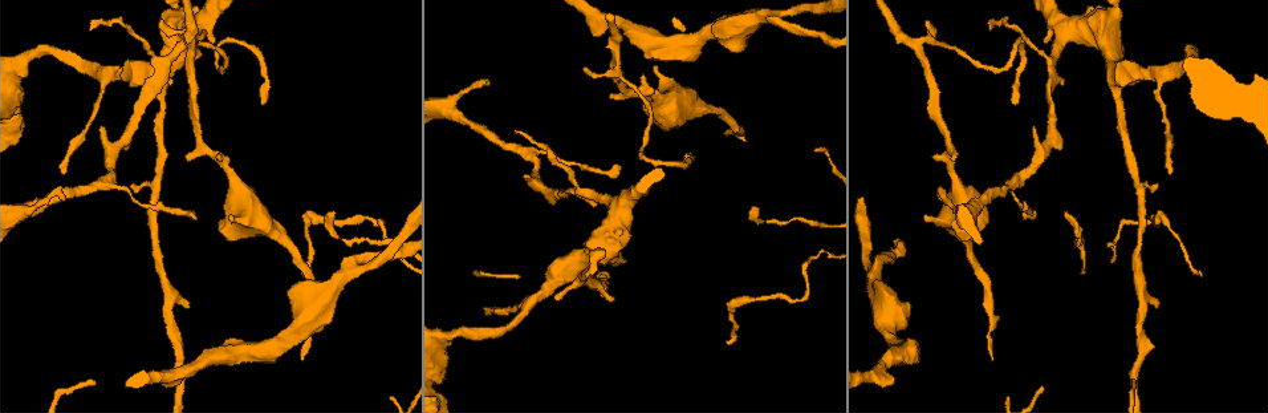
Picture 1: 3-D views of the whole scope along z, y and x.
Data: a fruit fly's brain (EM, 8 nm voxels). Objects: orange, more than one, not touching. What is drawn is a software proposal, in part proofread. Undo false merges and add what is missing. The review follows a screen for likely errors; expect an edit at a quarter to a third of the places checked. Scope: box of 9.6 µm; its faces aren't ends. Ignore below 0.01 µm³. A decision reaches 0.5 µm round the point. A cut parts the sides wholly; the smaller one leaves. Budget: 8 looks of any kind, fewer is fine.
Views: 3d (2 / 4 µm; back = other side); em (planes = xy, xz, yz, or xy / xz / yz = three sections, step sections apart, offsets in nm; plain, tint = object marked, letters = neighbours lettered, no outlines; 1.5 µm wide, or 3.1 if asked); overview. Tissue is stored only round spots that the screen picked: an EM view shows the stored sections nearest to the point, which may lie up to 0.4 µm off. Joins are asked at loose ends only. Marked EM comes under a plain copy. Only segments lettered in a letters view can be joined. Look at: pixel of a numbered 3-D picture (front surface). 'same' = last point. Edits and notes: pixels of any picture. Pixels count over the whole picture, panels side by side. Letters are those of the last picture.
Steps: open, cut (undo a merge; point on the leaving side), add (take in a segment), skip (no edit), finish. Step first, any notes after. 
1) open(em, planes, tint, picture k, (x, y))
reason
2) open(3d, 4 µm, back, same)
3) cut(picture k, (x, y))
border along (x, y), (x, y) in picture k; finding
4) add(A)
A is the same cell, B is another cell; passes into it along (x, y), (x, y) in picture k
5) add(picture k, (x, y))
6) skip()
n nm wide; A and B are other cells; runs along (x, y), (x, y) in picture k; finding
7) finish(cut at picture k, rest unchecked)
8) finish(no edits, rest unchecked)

open(em, planes, letters, picture 1, (610, 99))
branch stops here

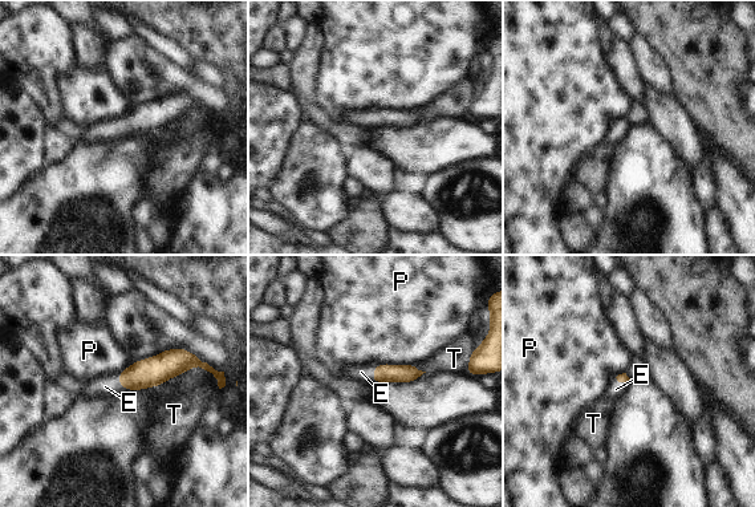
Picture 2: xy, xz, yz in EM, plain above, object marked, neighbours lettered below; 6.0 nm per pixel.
add(picture 2, (361, 372))
E is the same cell, P and T are other cells; passes into it along (385, 372), (373, 374), (361, 372) in picture 2; it goes on there

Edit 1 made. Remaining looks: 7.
open(em, yz, step 8, letters, picture 1, (942, 196))
free end

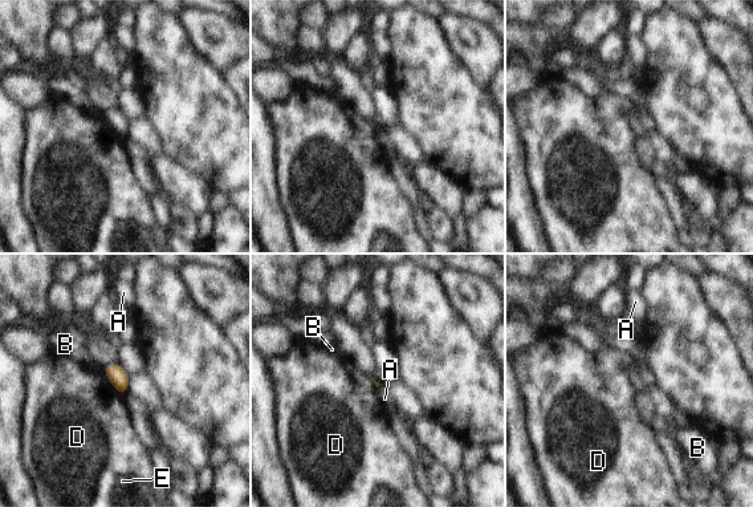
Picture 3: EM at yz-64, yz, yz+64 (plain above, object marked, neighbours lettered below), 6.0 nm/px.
open(em, planes, letters, same)

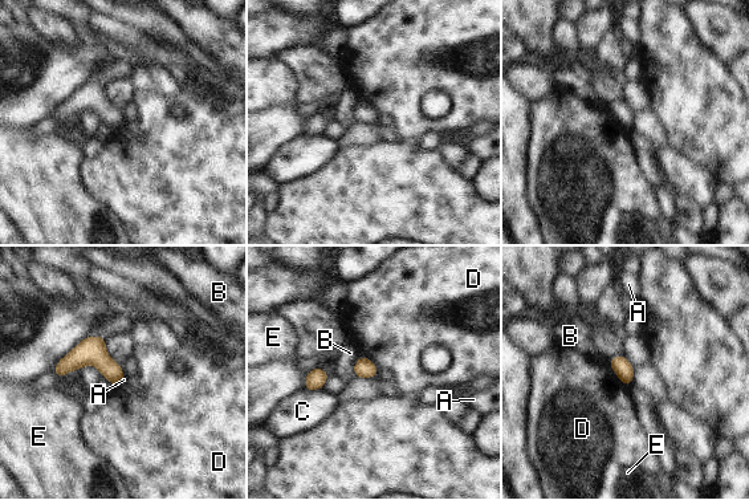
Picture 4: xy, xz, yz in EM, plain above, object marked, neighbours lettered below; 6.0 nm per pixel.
skip()
110 nm wide; A, B, C, D and E are other cells; border along (81, 369), (93, 365), (104, 377) in picture 4; no lettered segment goes on from it

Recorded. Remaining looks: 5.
open(3d, 2 µm, picture 1, (222, 40))
sharp bend

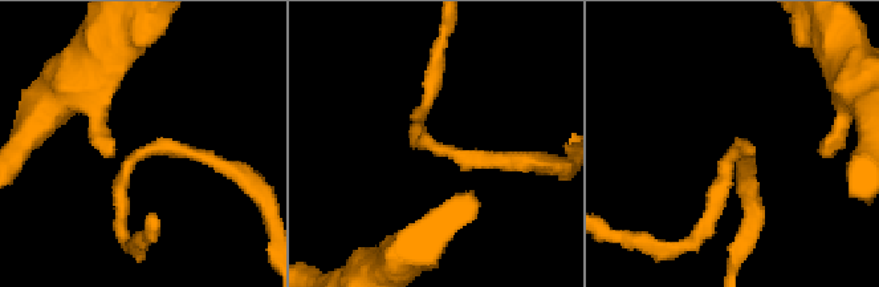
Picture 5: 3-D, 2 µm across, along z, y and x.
open(em, planes, letters, picture 5, (733, 152))

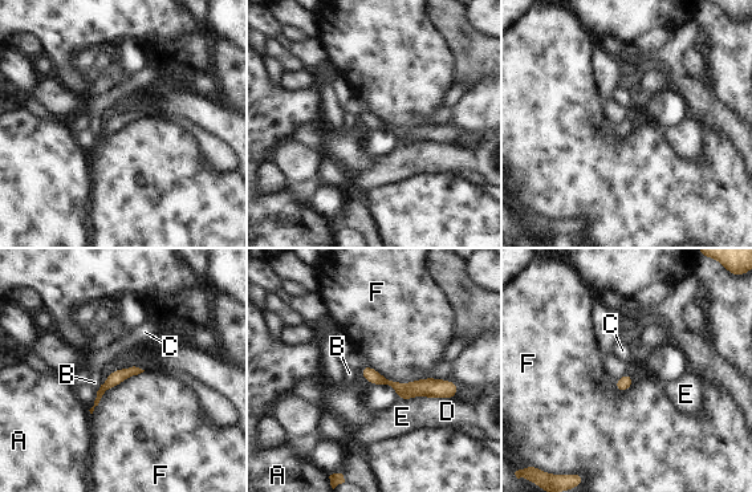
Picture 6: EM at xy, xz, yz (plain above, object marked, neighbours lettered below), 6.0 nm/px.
skip()
F touches over 420 nm; A, B, C, D, E and F are other cells; runs along (364, 371), (401, 389), (454, 389) in picture 6; continuous, no second cell

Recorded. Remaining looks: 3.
finish(add at picture 2, rest unchecked)

